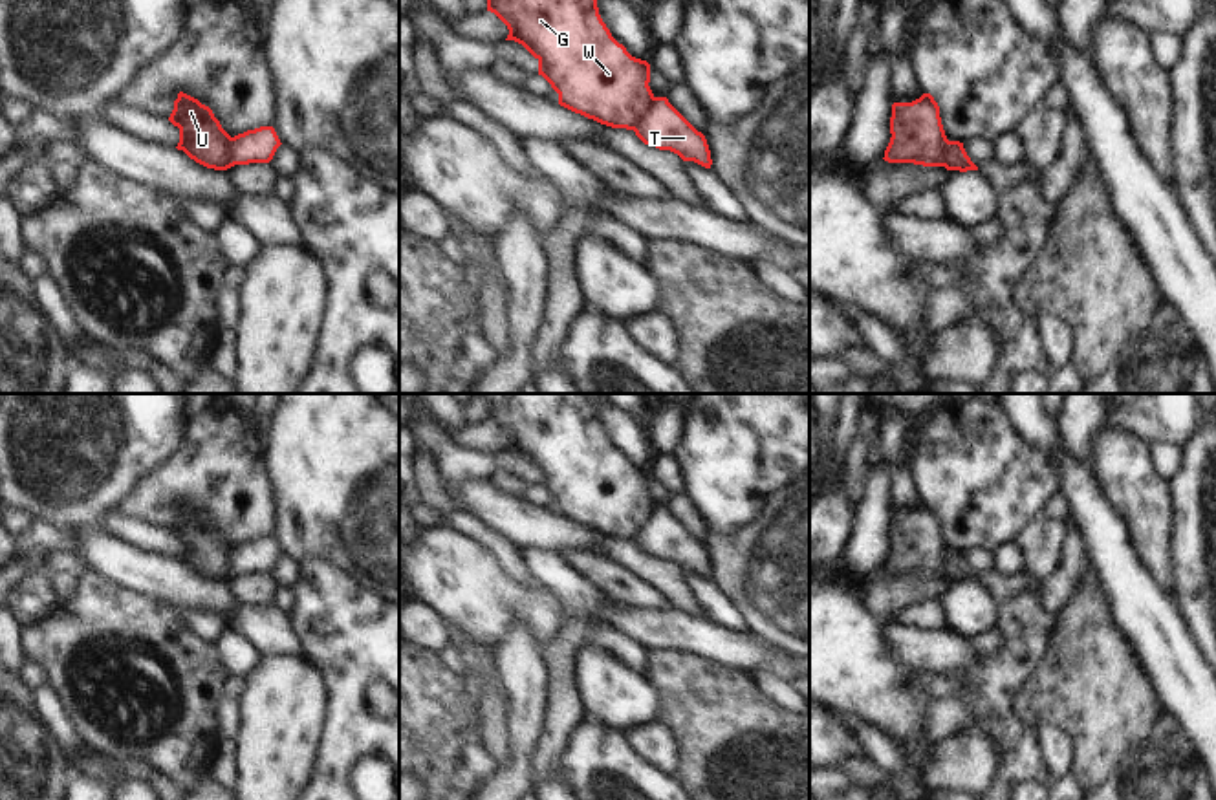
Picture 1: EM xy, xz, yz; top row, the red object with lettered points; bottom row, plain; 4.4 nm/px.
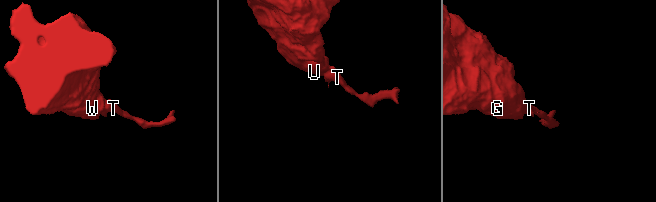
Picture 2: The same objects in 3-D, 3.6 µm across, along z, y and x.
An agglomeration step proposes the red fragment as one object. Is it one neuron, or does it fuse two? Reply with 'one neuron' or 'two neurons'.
two neurons

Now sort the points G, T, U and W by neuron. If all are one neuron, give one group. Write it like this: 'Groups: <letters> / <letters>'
Groups: G U W / T.

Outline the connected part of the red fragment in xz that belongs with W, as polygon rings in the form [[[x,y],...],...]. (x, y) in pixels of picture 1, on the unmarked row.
[[[472,394],[487,405],[487,421],[509,439],[505,450],[522,454],[559,503],[559,514],[612,538],[632,540],[654,511],[650,474],[619,454],[581,394]]]

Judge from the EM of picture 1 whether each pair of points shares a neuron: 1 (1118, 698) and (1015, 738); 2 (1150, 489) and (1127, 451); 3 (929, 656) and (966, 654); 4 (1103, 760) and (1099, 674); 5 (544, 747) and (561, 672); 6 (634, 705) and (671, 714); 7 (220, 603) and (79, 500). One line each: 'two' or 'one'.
1: two
2: one
3: one
4: one
5: one
6: two
7: two

